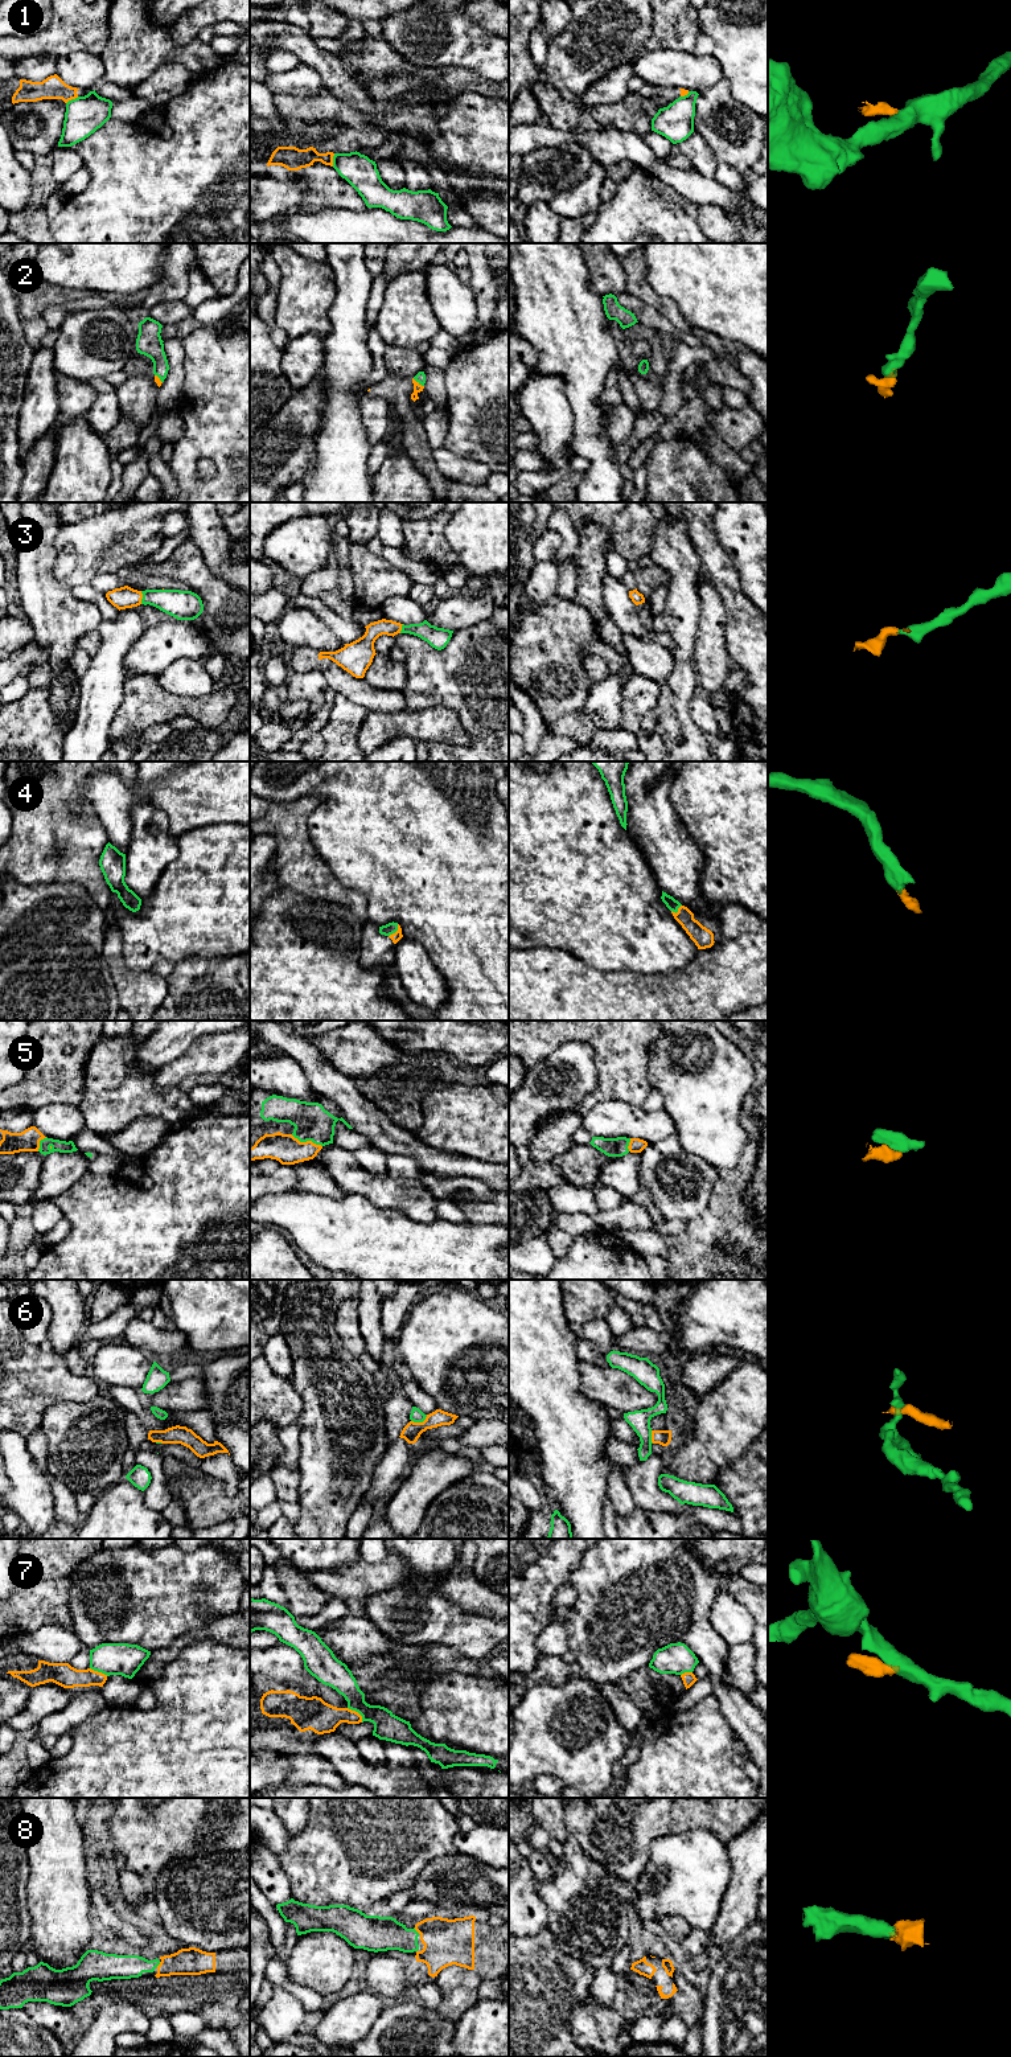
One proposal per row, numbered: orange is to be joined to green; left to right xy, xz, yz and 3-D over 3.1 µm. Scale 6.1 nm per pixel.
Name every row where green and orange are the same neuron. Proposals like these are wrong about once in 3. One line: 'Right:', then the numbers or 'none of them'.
Right: 2, 3, 4, 5, 8

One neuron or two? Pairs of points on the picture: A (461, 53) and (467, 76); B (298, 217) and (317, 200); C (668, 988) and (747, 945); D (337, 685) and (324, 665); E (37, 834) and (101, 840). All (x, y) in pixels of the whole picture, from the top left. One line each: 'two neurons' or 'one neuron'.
A: two neurons
B: two neurons
C: one neuron
D: one neuron
E: one neuron

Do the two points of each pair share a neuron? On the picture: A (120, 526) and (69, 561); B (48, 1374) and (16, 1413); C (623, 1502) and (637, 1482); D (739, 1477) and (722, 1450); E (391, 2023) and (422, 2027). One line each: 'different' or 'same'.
A: same
B: same
C: different
D: different
E: same

